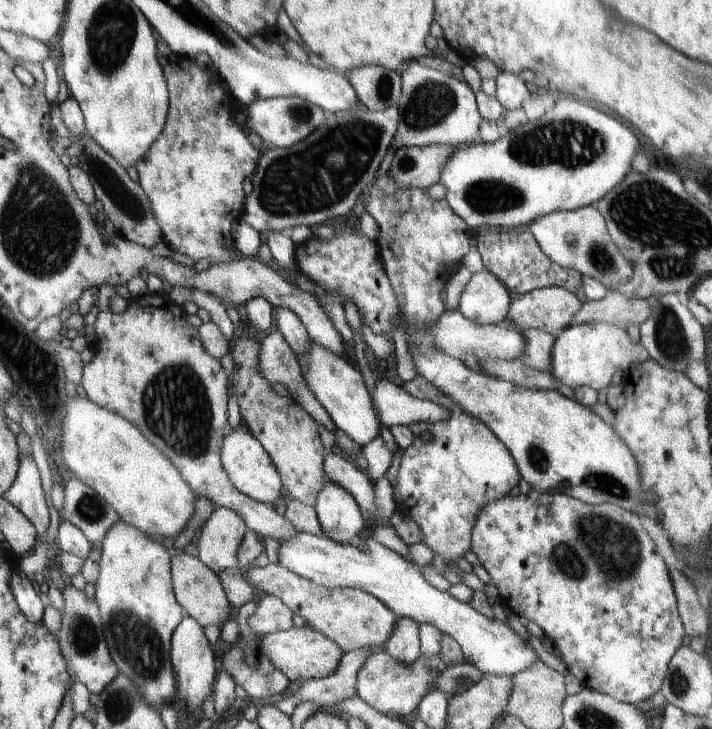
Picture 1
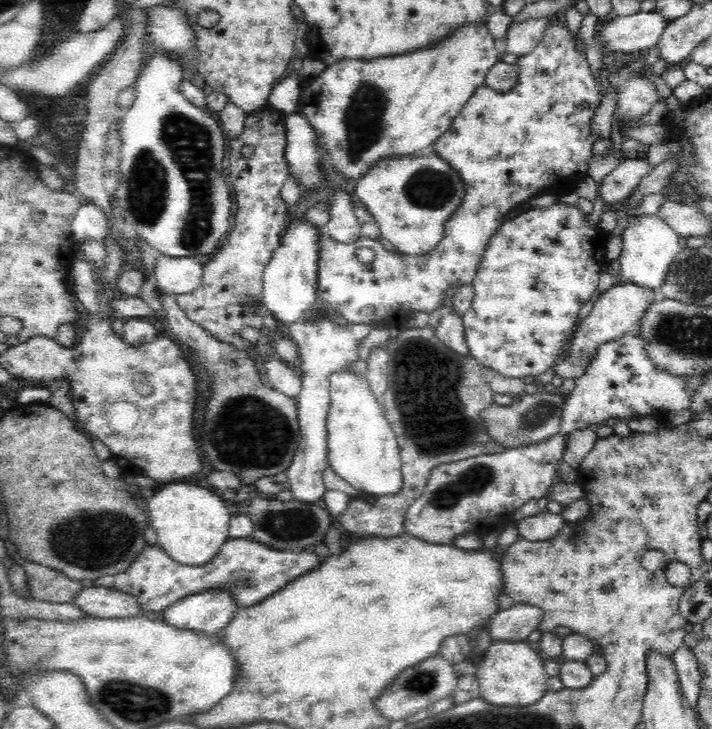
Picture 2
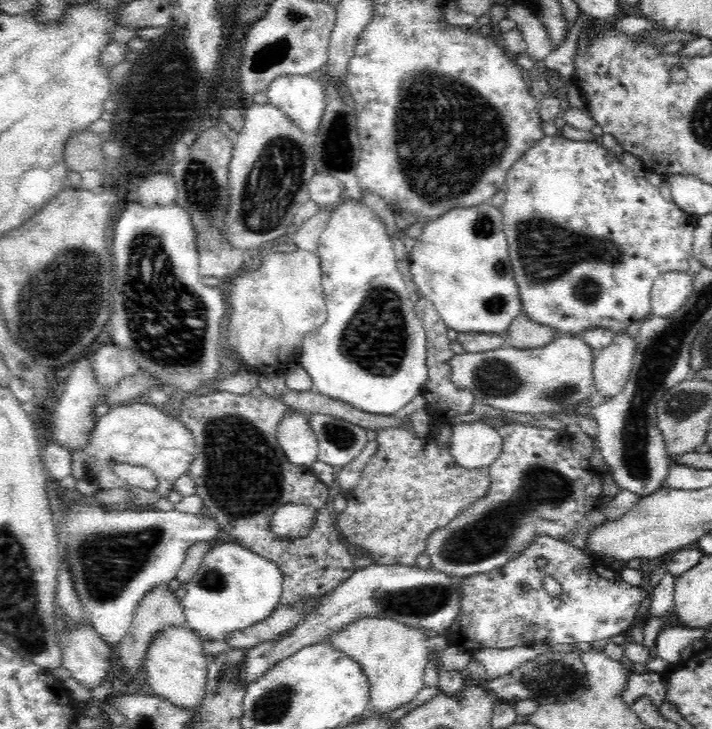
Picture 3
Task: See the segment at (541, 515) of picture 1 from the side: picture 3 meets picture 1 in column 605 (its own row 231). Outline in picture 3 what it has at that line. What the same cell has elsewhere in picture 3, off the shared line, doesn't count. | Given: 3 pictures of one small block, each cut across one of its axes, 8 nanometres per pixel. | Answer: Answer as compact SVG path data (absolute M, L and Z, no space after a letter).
M544 135L532 148L510 167L505 180L505 196L500 209L503 214L503 229L507 236L510 260L514 280L519 288L522 313L530 320L554 328L561 336L580 336L590 328L607 328L612 333L623 332L634 322L642 322L651 314L651 290L654 281L662 273L670 271L689 272L689 260L692 256L696 218L682 210L673 200L666 200L659 187L653 186L645 177L636 177L632 170L624 165L615 154L591 140L570 140L564 135Z

